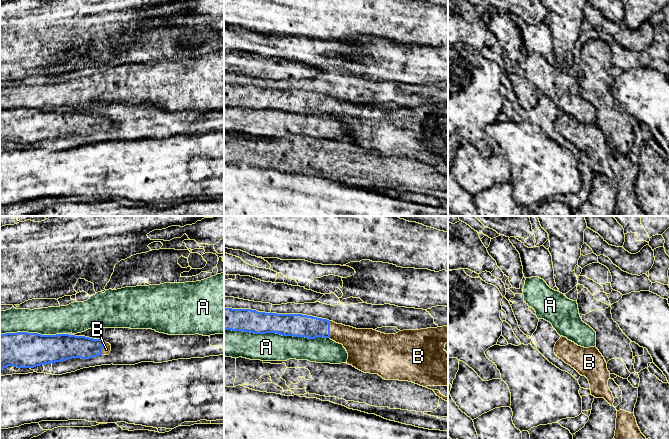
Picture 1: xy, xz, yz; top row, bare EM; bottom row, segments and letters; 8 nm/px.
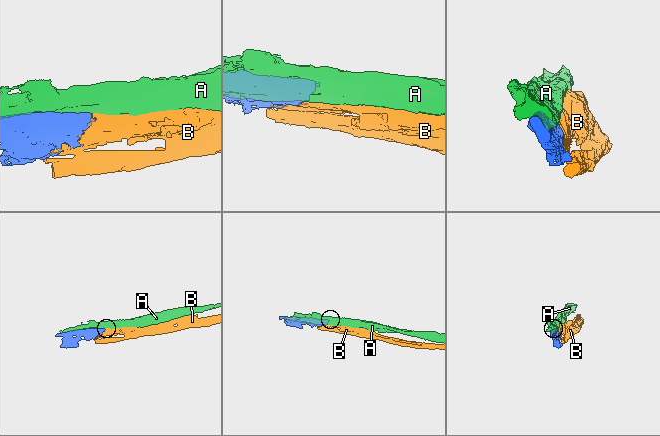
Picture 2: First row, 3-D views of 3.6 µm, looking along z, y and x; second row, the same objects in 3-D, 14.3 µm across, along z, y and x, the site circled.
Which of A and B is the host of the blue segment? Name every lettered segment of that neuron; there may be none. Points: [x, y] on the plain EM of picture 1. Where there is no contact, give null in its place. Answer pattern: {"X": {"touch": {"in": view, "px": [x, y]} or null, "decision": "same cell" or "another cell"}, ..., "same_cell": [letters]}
{"A": {"touch": {"in": "xz", "px": [277, 109]}, "decision": "another cell"}, "B": {"touch": {"in": "xz", "px": [329, 105]}, "decision": "same cell"}, "same_cell": ["B"]}

